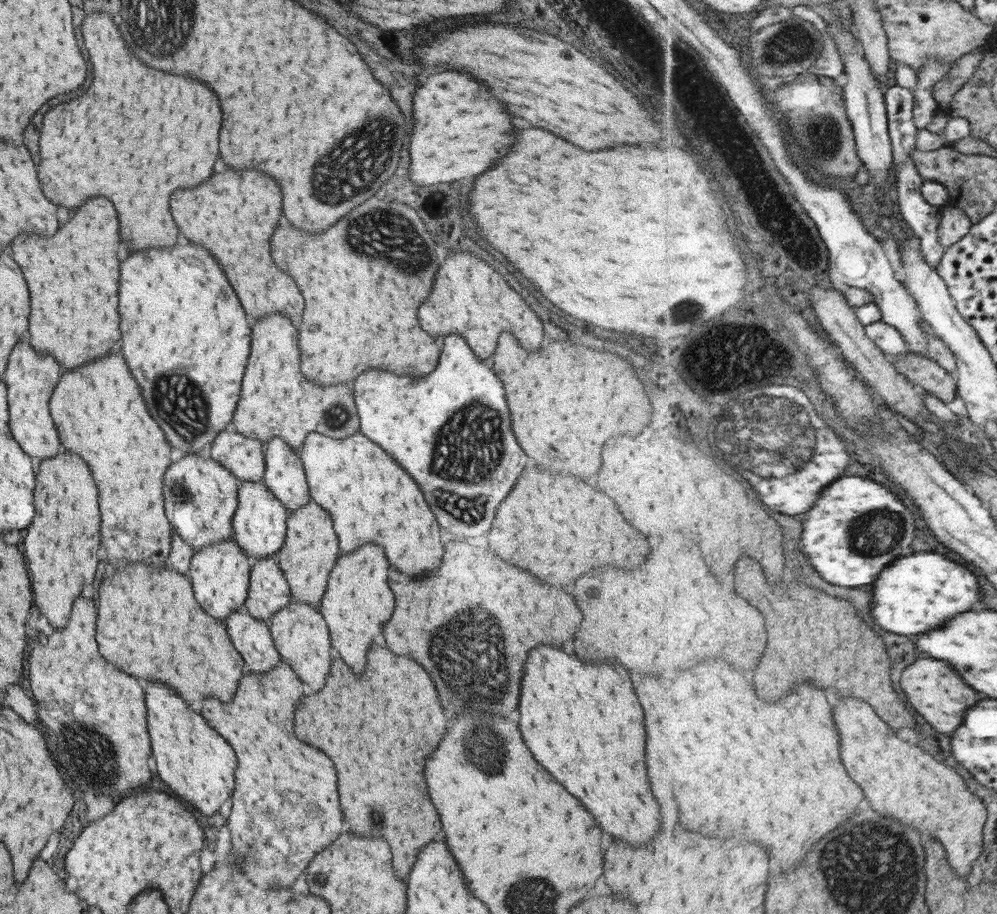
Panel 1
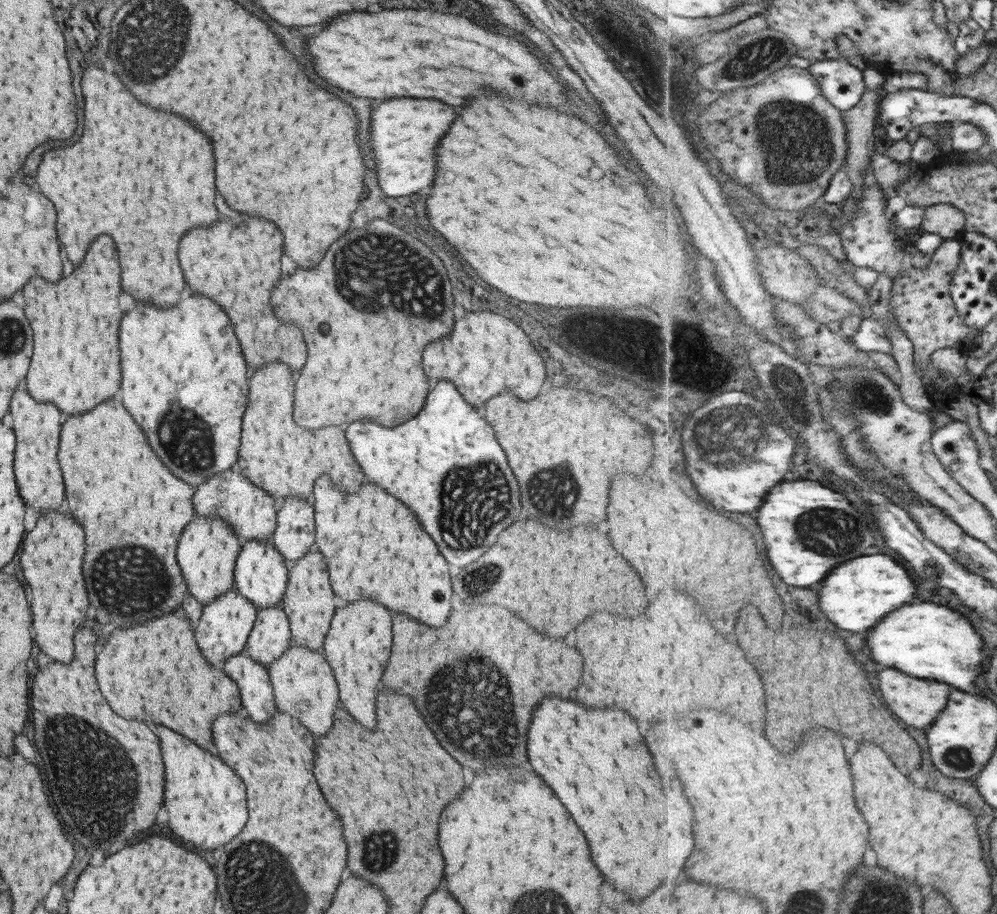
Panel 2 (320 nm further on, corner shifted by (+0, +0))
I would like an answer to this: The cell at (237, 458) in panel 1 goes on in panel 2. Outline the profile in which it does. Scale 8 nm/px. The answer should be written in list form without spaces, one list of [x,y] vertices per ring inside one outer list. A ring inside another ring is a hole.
[[[230,467],[216,474],[195,488],[192,494],[192,507],[196,514],[211,514],[222,518],[238,538],[240,542],[246,540],[262,540],[266,542],[272,537],[275,530],[277,502],[269,494],[257,486],[253,486],[236,467]]]

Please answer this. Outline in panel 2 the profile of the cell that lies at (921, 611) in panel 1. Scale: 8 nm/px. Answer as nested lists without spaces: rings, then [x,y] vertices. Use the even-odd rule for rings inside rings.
[[[885,554],[853,558],[847,564],[839,564],[835,570],[831,570],[831,576],[823,580],[823,586],[815,588],[819,588],[819,604],[825,616],[839,628],[851,632],[865,632],[873,628],[875,622],[883,620],[883,616],[909,604],[917,592],[909,572]]]

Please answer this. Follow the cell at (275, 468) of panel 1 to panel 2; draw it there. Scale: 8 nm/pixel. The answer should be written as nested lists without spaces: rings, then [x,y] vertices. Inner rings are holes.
[[[300,498],[279,502],[270,543],[287,564],[299,560],[313,544],[313,510]]]

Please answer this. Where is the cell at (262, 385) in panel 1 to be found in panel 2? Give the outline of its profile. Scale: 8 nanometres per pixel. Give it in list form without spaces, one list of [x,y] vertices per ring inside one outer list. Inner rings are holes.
[[[271,362],[267,366],[261,366],[251,376],[251,380],[249,380],[249,404],[247,404],[247,410],[242,416],[241,440],[234,467],[253,486],[259,487],[273,497],[277,502],[276,508],[279,508],[279,502],[289,498],[289,496],[297,496],[301,500],[307,500],[311,494],[311,488],[313,488],[313,480],[317,480],[321,474],[327,474],[329,480],[333,482],[333,486],[343,488],[341,494],[355,492],[363,482],[363,474],[351,458],[351,452],[349,452],[347,442],[343,438],[343,432],[339,428],[333,428],[333,426],[309,432],[309,430],[303,430],[300,426],[293,424],[291,400],[293,400],[291,372],[281,362]]]

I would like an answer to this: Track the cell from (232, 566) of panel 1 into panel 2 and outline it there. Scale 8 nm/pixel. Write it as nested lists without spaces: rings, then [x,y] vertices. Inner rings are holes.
[[[233,587],[223,594],[218,594],[213,602],[205,604],[203,614],[201,614],[201,618],[199,618],[197,626],[195,626],[195,642],[199,646],[201,656],[209,664],[219,664],[219,662],[224,662],[230,656],[242,652],[257,611],[258,609],[246,598],[243,598]]]

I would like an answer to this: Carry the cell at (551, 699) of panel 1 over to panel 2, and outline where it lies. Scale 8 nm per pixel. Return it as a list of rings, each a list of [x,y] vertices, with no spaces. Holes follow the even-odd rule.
[[[545,698],[537,706],[527,730],[527,760],[583,832],[589,844],[591,862],[605,880],[611,880],[615,888],[627,894],[627,898],[643,898],[659,884],[679,882],[685,862],[695,850],[693,806],[687,800],[681,782],[675,778],[675,772],[657,772],[657,764],[651,762],[637,724],[625,712],[619,712],[617,708],[585,710],[573,702]]]

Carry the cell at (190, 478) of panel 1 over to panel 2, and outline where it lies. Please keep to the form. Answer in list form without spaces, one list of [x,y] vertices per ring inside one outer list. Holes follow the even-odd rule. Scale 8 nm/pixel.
[[[211,514],[193,515],[192,520],[184,526],[177,544],[177,564],[181,568],[189,594],[199,604],[209,604],[218,594],[223,594],[234,586],[233,571],[242,545],[238,536],[222,518],[210,516]]]

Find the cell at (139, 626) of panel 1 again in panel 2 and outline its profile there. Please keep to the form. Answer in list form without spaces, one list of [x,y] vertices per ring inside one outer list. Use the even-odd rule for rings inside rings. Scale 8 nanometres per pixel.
[[[177,612],[155,618],[145,626],[115,630],[95,658],[95,678],[105,702],[117,716],[163,724],[207,752],[215,750],[209,730],[211,722],[223,712],[239,710],[236,684],[203,660],[189,624]]]

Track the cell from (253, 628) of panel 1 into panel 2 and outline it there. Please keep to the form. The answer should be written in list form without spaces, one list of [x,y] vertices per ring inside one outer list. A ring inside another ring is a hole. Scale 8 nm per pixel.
[[[245,650],[224,662],[223,672],[235,682],[247,718],[253,722],[269,720],[276,706],[267,666],[251,660]]]

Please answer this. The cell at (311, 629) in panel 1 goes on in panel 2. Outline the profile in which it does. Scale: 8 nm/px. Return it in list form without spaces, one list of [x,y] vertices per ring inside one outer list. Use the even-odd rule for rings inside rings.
[[[291,639],[282,656],[267,669],[276,710],[297,718],[313,736],[323,736],[331,728],[337,704],[337,686],[325,658],[304,646],[297,646]]]

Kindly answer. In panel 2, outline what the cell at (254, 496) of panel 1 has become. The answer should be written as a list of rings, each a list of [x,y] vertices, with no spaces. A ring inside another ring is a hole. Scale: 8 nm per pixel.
[[[246,540],[241,542],[241,545],[233,571],[233,589],[251,602],[256,609],[280,606],[286,589],[289,564],[273,548],[270,541]]]

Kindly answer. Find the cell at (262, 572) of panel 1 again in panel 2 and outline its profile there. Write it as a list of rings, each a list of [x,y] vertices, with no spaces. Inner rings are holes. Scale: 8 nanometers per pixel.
[[[281,606],[259,608],[244,646],[248,657],[268,668],[290,643],[288,619]]]

